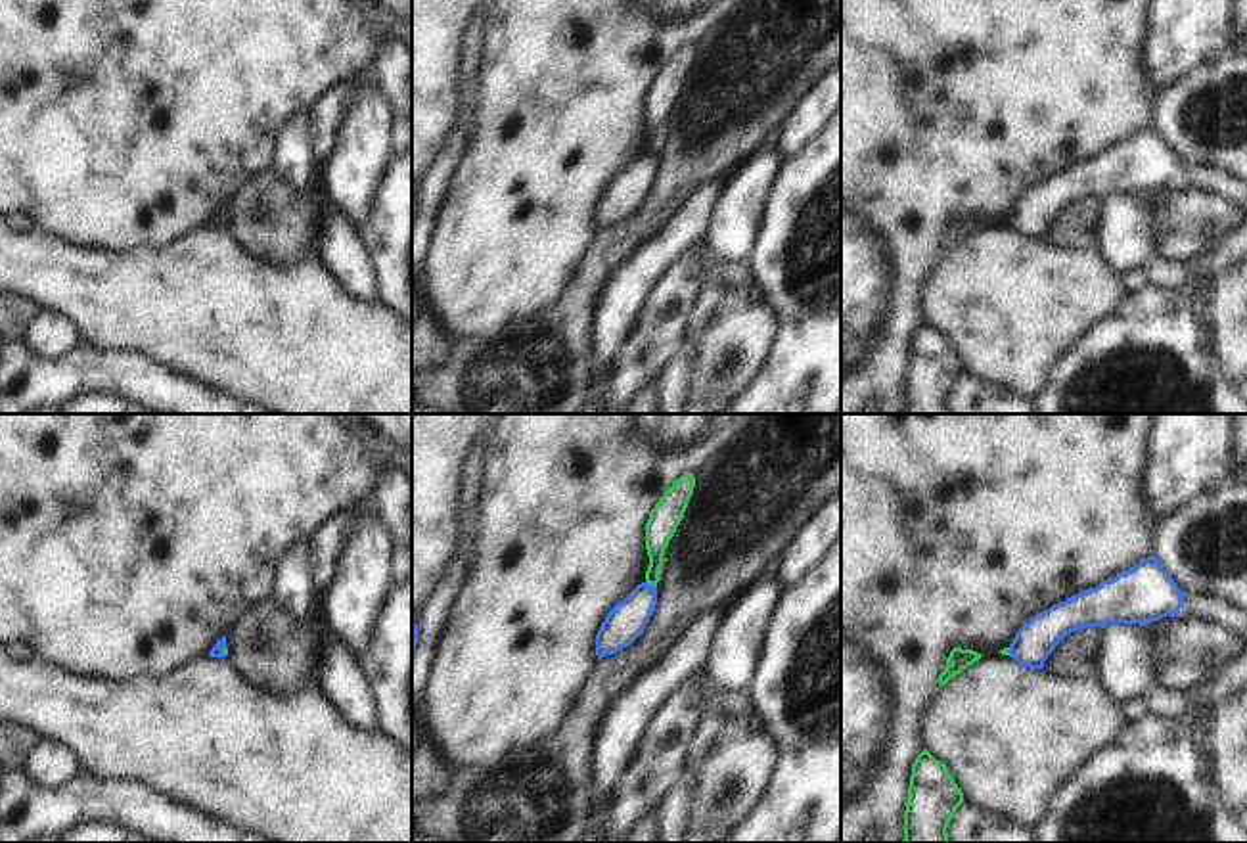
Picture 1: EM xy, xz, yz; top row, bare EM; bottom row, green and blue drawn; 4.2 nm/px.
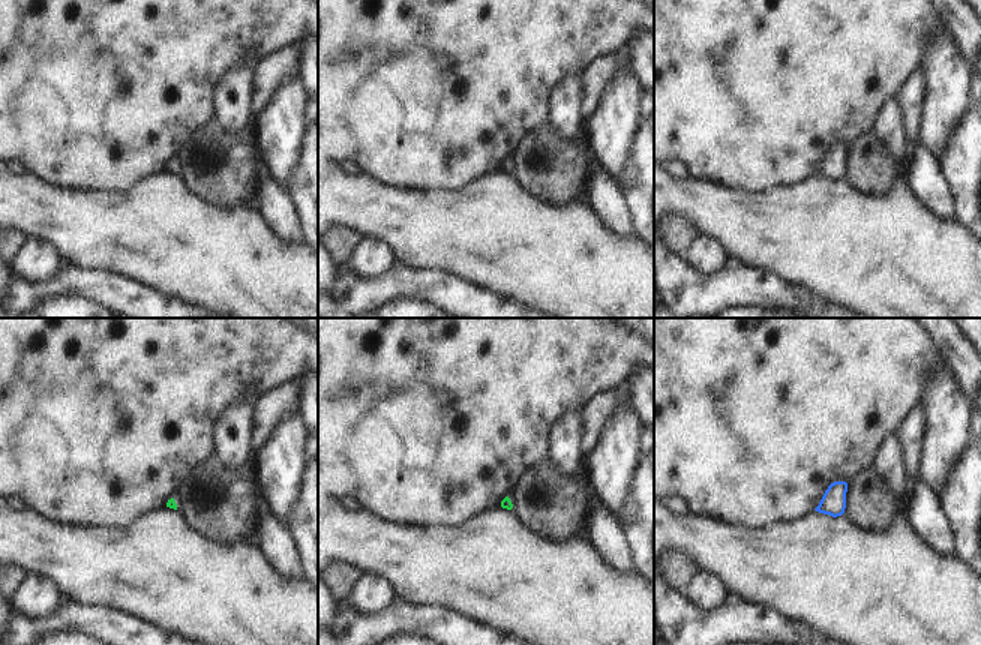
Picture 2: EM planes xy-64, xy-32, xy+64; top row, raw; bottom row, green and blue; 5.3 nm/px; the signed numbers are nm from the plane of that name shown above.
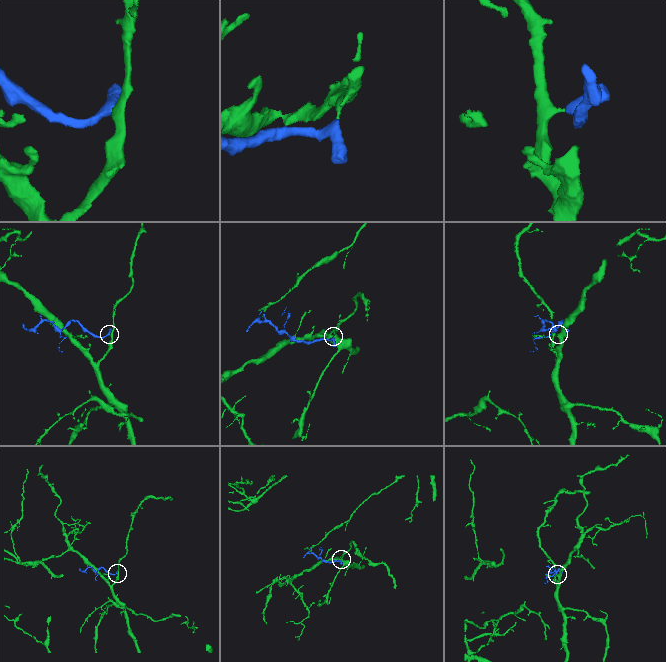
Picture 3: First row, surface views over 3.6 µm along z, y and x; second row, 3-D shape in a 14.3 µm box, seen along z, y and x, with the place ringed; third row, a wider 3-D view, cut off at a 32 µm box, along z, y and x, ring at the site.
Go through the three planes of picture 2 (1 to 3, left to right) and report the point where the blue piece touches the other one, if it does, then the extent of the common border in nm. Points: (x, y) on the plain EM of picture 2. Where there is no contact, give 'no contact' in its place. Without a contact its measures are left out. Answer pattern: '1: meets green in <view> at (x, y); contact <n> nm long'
1: no contact
2: no contact
3: no contact

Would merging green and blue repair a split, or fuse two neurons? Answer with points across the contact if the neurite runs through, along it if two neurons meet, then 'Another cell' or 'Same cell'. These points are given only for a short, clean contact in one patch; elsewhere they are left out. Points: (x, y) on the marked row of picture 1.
Boundary: xz (646, 581), (656, 587). Another cell.

